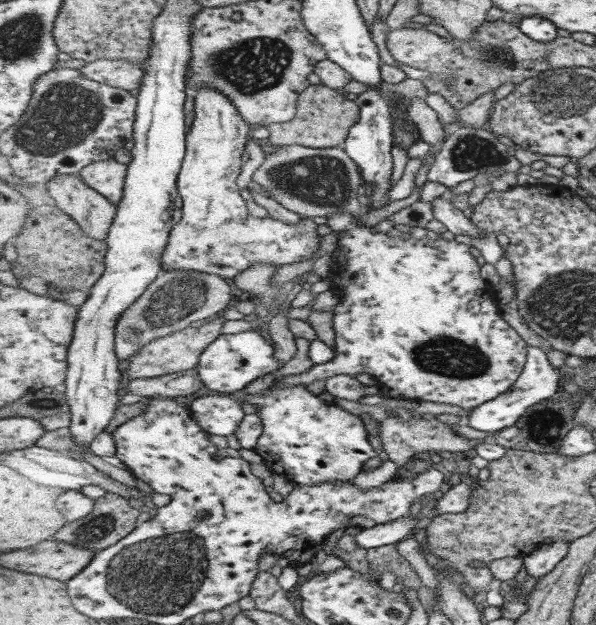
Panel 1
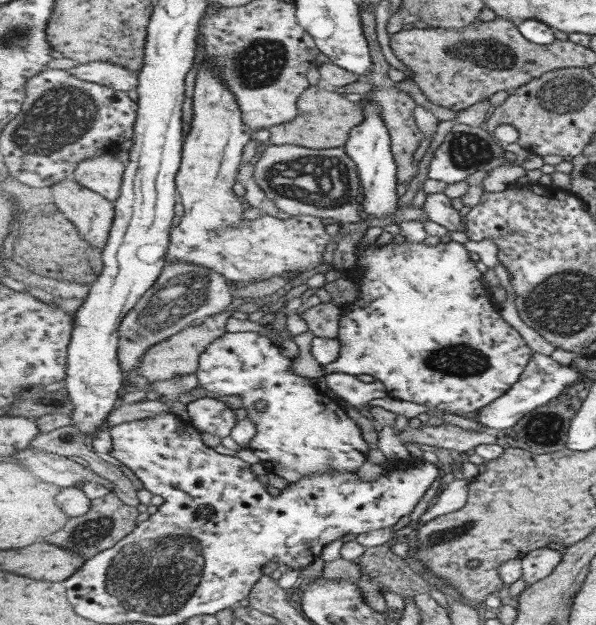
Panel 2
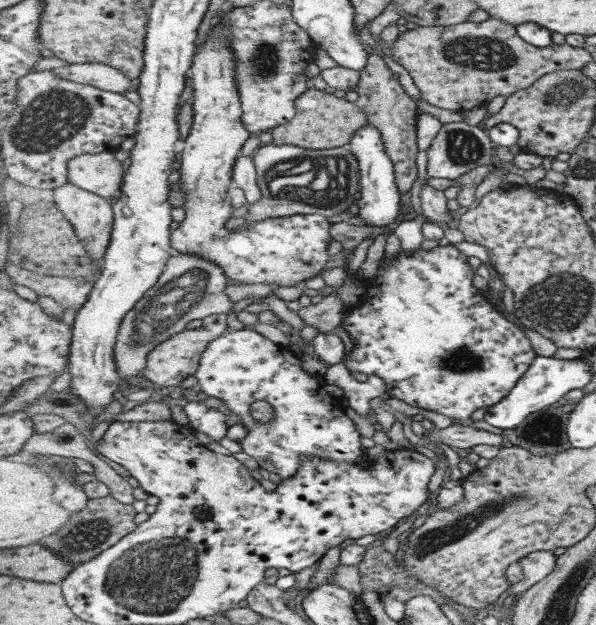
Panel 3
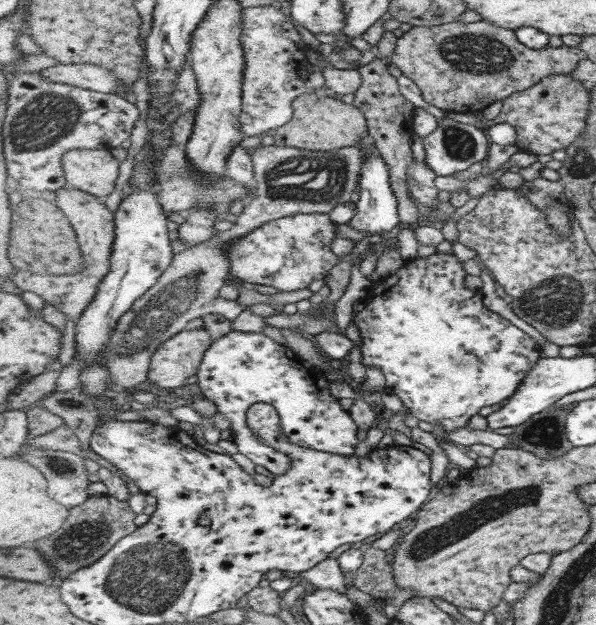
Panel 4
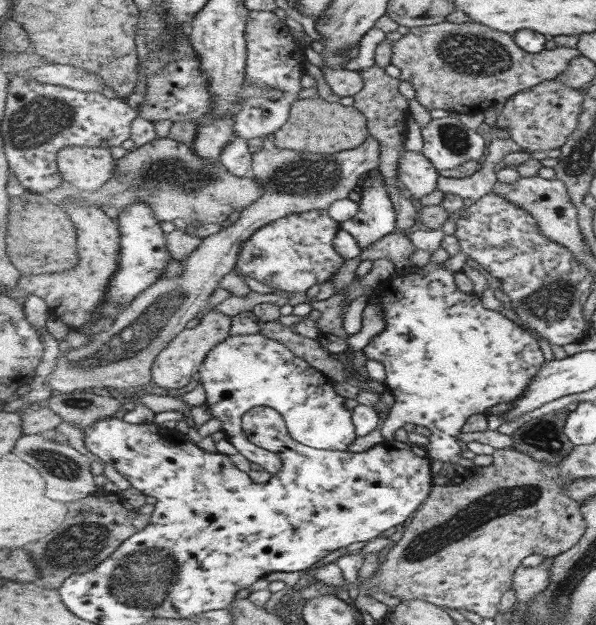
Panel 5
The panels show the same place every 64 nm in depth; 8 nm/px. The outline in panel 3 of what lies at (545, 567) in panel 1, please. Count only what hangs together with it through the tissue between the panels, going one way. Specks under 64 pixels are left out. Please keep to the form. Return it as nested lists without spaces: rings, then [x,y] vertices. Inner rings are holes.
[[[539,550],[528,554],[520,561],[523,578],[515,584],[510,584],[507,594],[514,594],[518,597],[534,584],[548,577],[554,571],[558,554],[559,552],[551,550]]]

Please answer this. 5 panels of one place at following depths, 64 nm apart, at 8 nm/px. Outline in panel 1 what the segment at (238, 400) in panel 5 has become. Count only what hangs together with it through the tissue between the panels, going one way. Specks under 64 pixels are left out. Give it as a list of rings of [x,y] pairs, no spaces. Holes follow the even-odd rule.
[[[254,328],[235,334],[222,334],[206,348],[197,369],[206,388],[218,394],[233,394],[247,388],[257,378],[277,372],[281,367],[281,362],[275,358],[275,348]],[[278,377],[272,382],[272,387],[270,389],[266,389],[265,392],[259,391],[255,394],[246,395],[246,400],[249,403],[254,404],[254,406],[258,406],[257,414],[260,414],[263,423],[263,434],[259,437],[259,442],[257,448],[253,451],[262,457],[263,462],[269,470],[274,470],[275,473],[283,474],[286,479],[292,481],[297,485],[318,485],[319,483],[324,483],[325,481],[351,481],[359,472],[361,472],[361,468],[365,466],[365,462],[369,460],[369,458],[377,457],[378,454],[375,452],[375,448],[369,444],[369,440],[367,440],[367,430],[365,430],[365,426],[359,418],[359,415],[353,415],[349,412],[343,410],[343,408],[339,408],[339,406],[335,405],[333,402],[327,402],[325,400],[321,400],[318,395],[312,394],[307,390],[306,384],[298,384],[294,387],[282,387],[281,385],[273,385],[277,380],[284,380],[284,377]]]

